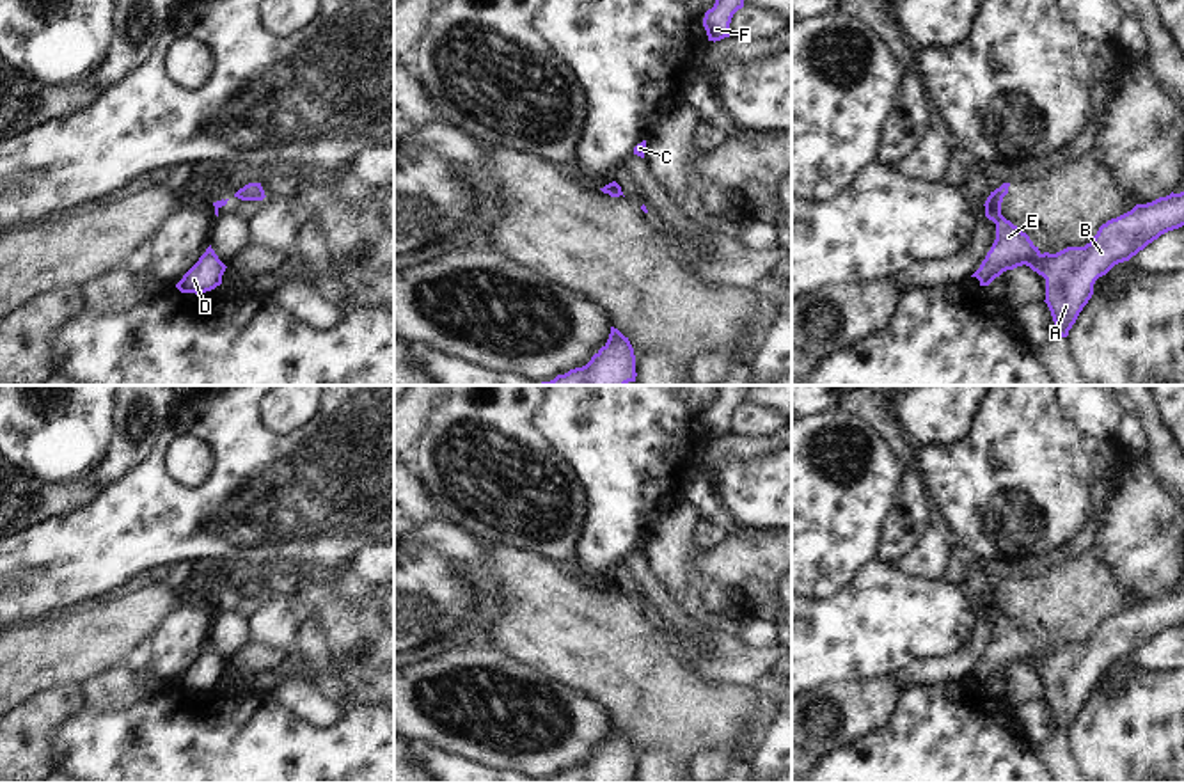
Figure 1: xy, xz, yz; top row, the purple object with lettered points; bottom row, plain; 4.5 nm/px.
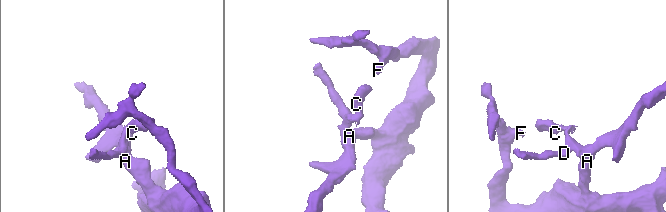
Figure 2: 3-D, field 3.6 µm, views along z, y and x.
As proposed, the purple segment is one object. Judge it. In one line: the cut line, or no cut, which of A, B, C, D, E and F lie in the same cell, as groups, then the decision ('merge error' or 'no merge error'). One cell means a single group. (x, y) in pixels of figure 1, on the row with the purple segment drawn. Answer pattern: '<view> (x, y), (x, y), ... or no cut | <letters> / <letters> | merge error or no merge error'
yz (986, 206), (1000, 213) | A B D E F / C | merge error

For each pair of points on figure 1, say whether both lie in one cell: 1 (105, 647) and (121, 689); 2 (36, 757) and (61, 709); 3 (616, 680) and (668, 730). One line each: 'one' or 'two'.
1: two
2: one
3: one

